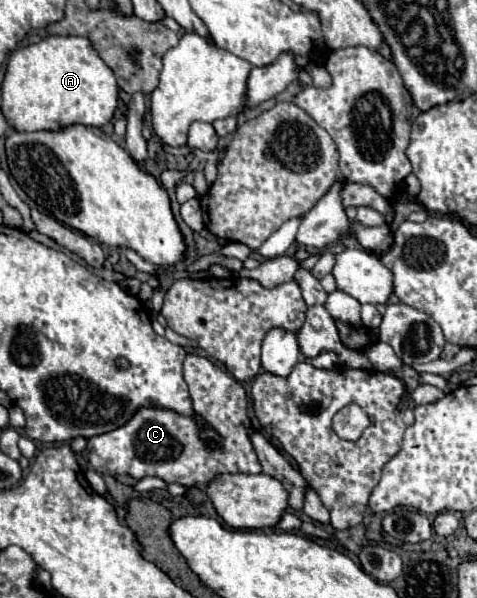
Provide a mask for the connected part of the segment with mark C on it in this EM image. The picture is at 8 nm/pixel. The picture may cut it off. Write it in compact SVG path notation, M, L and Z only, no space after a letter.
M187 354L185 382L189 382L189 394L195 412L199 412L205 422L217 430L223 438L219 450L209 450L199 438L199 428L193 418L181 416L173 410L161 408L141 408L129 424L87 440L87 460L99 474L129 474L135 480L145 476L157 476L165 482L175 482L185 488L205 486L215 474L241 472L259 474L261 464L249 442L251 422L247 418L247 394L243 386L223 372L219 366L209 362L205 356Z

